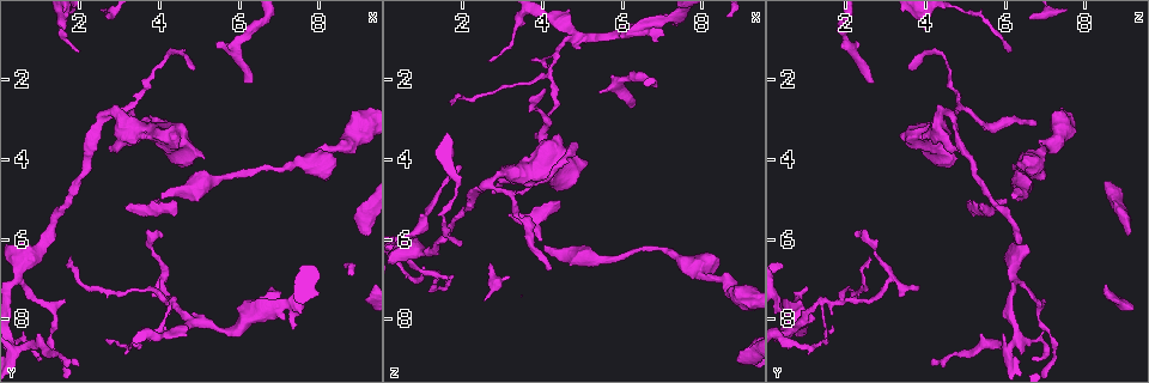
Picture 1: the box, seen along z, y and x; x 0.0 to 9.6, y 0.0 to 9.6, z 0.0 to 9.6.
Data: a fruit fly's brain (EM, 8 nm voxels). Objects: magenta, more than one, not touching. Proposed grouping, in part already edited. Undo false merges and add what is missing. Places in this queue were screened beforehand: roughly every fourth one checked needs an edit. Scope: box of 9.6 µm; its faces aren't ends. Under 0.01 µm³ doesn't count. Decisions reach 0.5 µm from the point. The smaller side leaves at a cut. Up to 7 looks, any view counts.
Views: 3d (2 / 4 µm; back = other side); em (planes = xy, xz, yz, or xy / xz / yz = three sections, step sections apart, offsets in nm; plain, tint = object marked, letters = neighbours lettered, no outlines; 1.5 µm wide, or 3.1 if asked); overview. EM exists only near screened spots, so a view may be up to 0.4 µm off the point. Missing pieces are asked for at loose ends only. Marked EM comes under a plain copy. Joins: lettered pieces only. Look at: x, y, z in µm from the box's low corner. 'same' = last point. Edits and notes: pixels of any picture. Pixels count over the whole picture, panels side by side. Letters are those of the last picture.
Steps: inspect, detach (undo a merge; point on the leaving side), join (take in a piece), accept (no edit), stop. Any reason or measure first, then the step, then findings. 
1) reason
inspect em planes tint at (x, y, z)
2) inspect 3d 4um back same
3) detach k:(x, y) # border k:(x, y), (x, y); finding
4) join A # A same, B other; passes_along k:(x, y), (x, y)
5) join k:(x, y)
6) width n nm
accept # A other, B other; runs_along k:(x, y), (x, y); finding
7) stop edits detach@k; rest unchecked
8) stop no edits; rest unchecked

tapers out
inspect 3d 4um at (1.75, 6.45, 2.65)

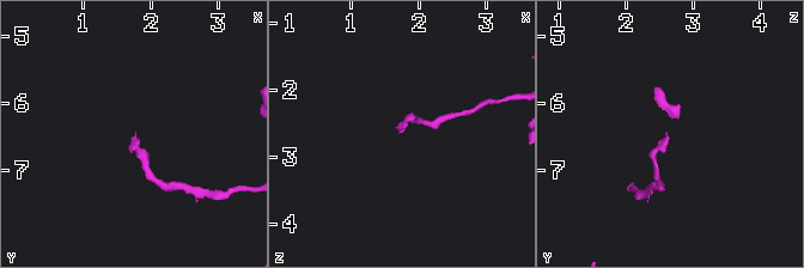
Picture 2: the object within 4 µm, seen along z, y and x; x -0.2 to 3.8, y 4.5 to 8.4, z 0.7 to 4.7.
need the tissue
inspect em planes letters at (1.70, 6.50, 2.60)

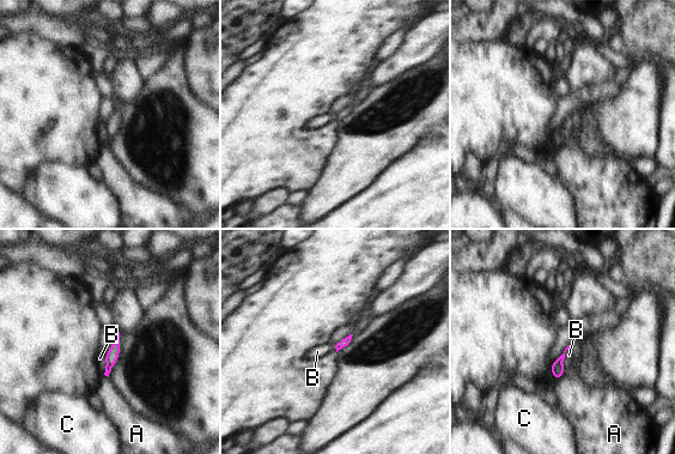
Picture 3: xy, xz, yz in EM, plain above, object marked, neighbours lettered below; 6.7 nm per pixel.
accept # A other, B other, C other; no lettered piece goes on from it

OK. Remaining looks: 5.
thin end
inspect em xz step 8 letters at (2.60, 8.50, 1.55)

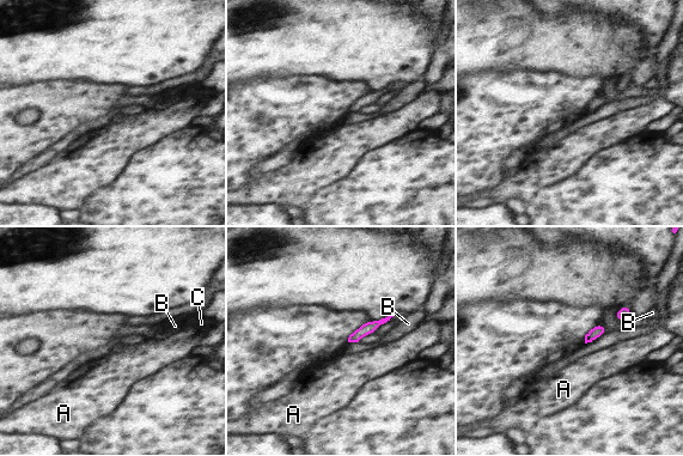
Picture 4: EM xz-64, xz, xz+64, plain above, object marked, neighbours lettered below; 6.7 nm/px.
inspect em planes letters same

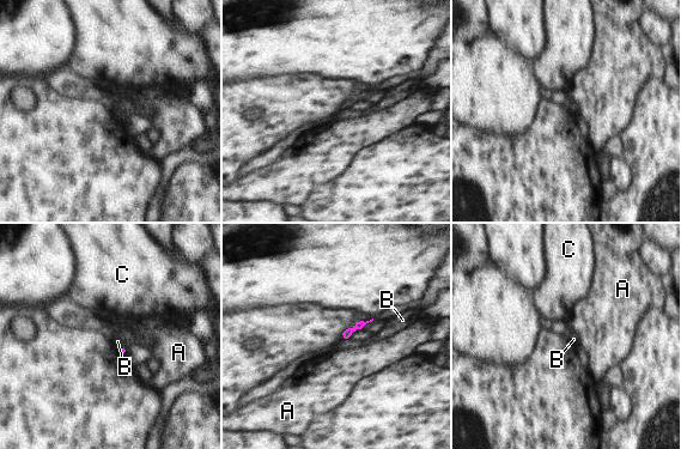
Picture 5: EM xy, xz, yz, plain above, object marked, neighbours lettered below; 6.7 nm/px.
accept # A other, B other, C other; border 5:(344, 337), (348, 338); none of them fits

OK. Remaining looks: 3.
inspect 3d 2um at (7.20, 4.20, 6.35)

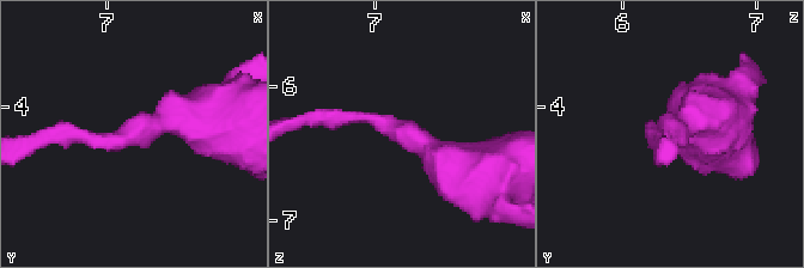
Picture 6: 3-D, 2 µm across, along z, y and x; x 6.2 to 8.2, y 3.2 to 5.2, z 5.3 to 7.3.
now the EM
inspect em xz step 8 tint at (7.20, 4.20, 6.32)

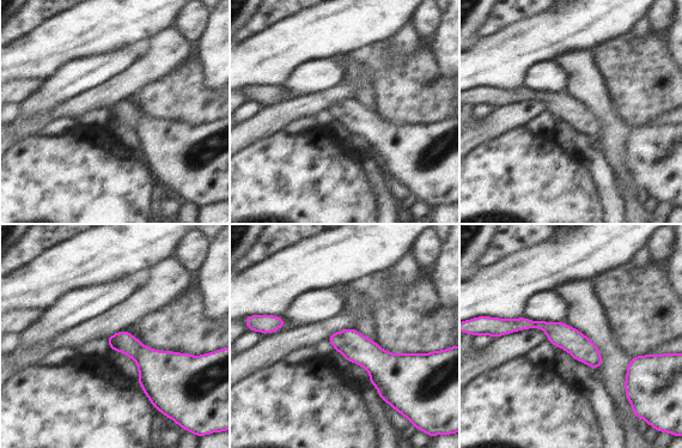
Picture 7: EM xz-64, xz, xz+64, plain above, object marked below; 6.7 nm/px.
see the neighbours
inspect em xz step 8 letters same

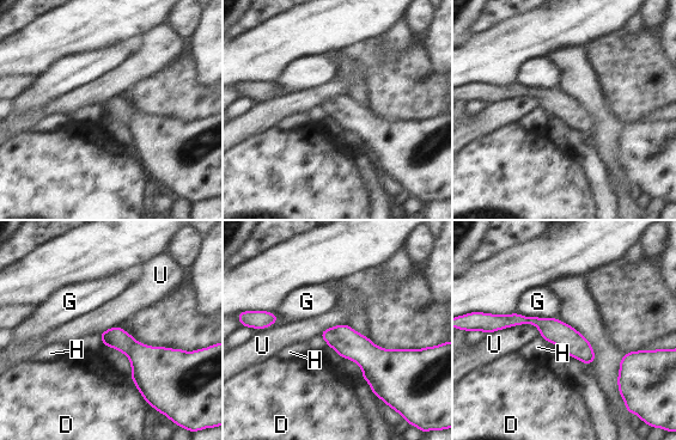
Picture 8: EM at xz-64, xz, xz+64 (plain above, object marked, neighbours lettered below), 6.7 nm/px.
width 150 nm
accept # D other, G other, H other, U other; runs_along 8:(497, 322), (536, 321), (591, 359); one neuron here

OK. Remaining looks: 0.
stop no edits; rest unchecked

